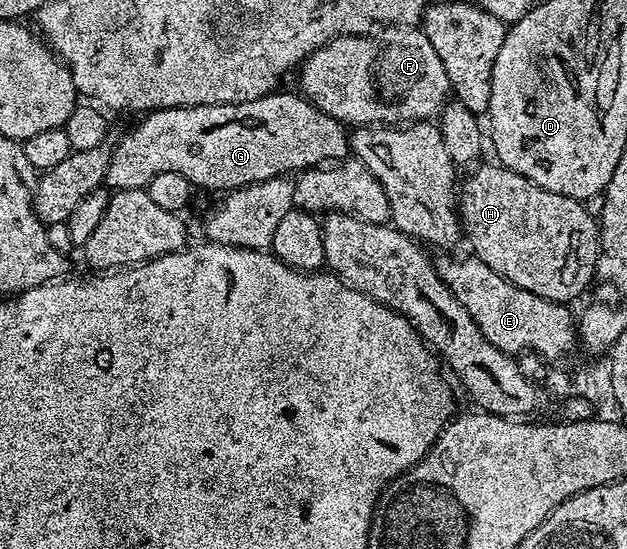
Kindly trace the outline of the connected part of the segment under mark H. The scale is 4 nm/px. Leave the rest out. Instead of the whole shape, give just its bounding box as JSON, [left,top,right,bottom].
[457,163,599,304]

